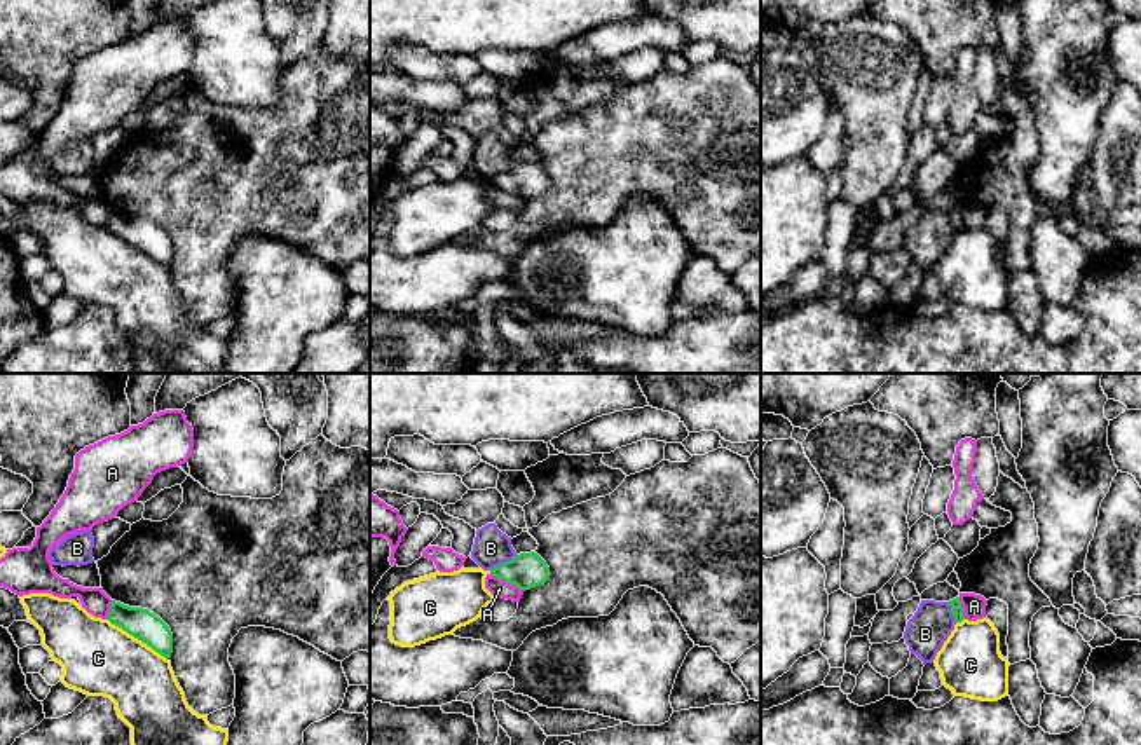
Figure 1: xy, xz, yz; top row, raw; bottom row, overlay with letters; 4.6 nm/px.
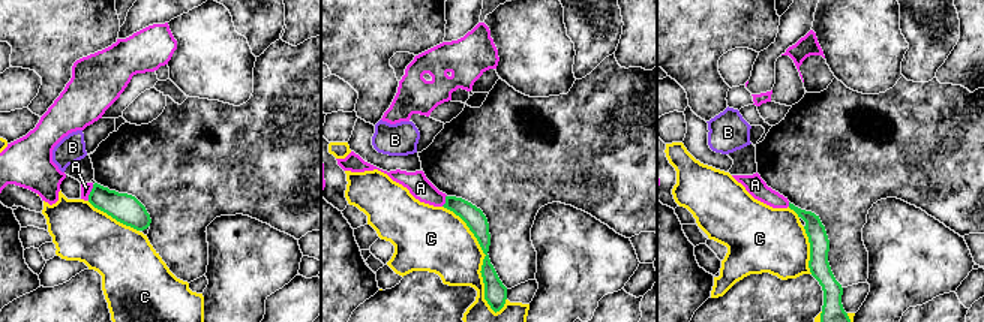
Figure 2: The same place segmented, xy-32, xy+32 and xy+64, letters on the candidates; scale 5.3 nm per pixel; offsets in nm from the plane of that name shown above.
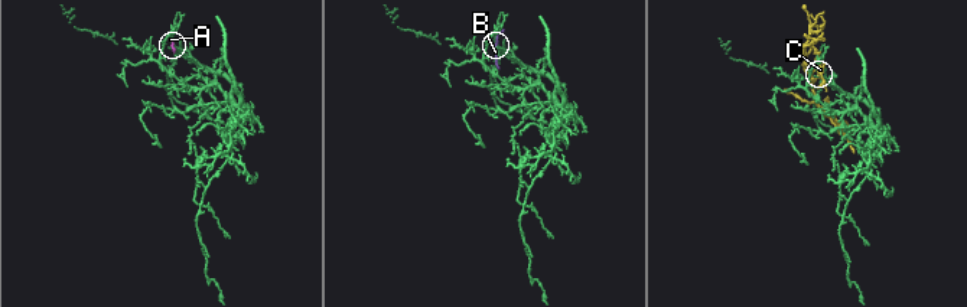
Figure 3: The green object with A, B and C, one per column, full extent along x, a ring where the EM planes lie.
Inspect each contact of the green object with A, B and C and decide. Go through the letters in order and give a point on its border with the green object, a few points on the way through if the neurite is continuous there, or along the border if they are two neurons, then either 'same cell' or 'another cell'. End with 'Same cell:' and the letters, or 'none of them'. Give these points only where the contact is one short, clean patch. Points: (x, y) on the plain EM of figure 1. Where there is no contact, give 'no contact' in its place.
A: xz (508, 191) | along xz (491, 182), (524, 199) | another cell
B: xz (503, 173) | along xz (517, 164), (489, 178) | another cell
C: xy (138, 248) | another cell
Same cell: none of them

